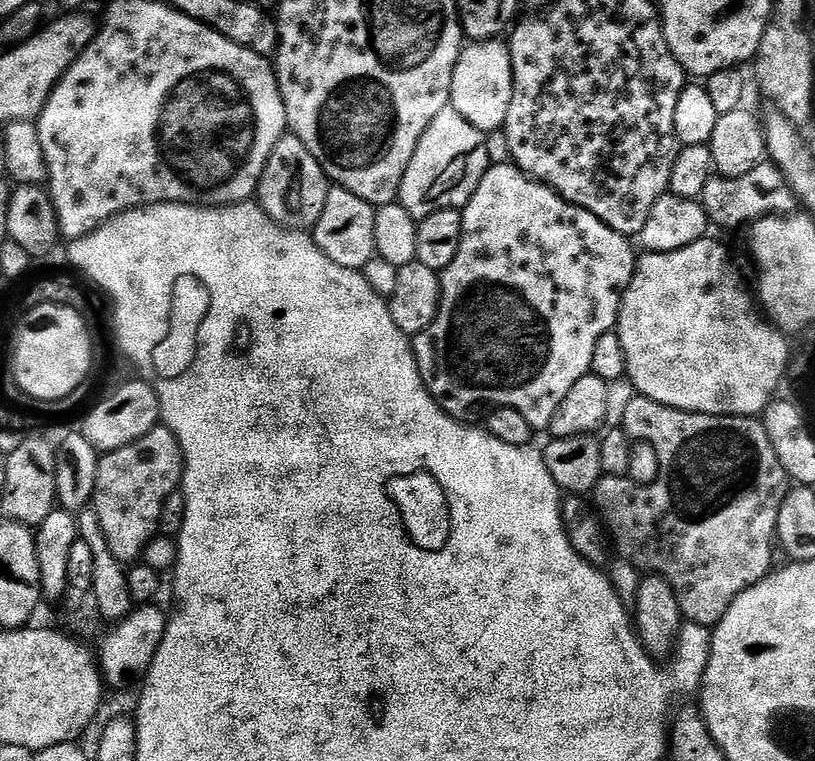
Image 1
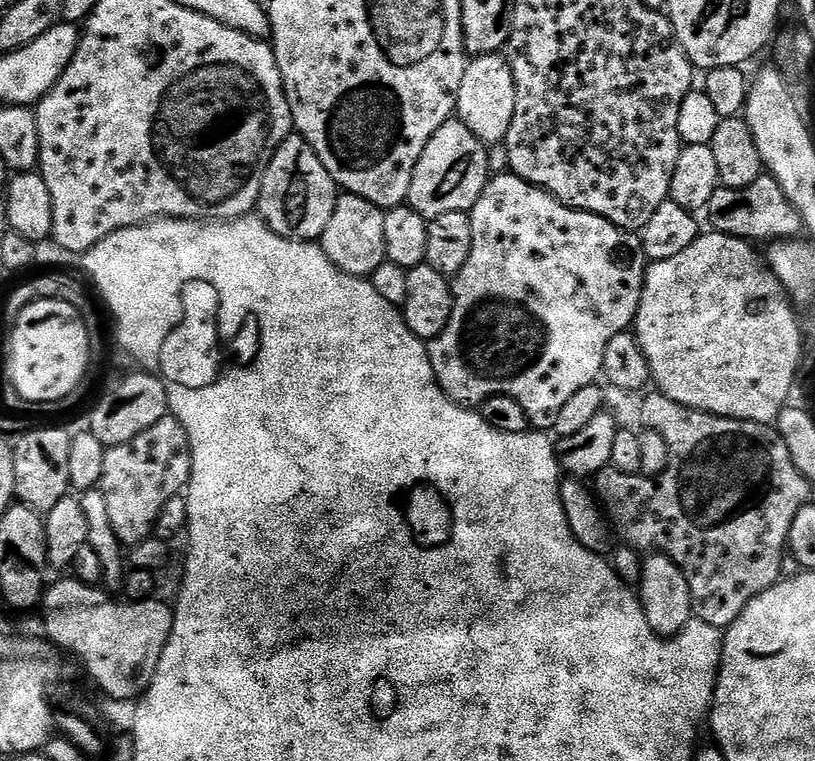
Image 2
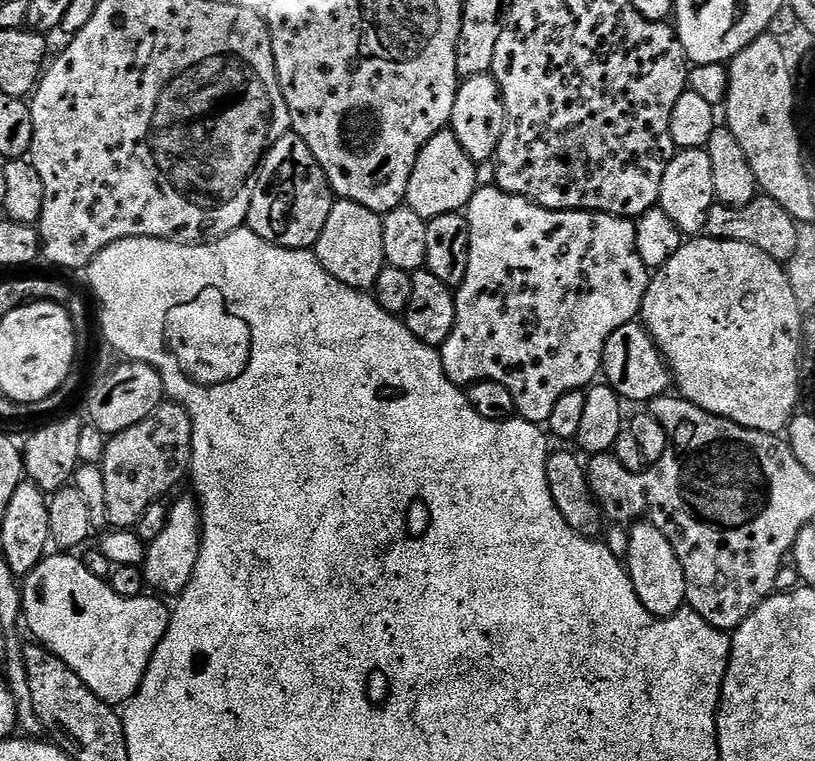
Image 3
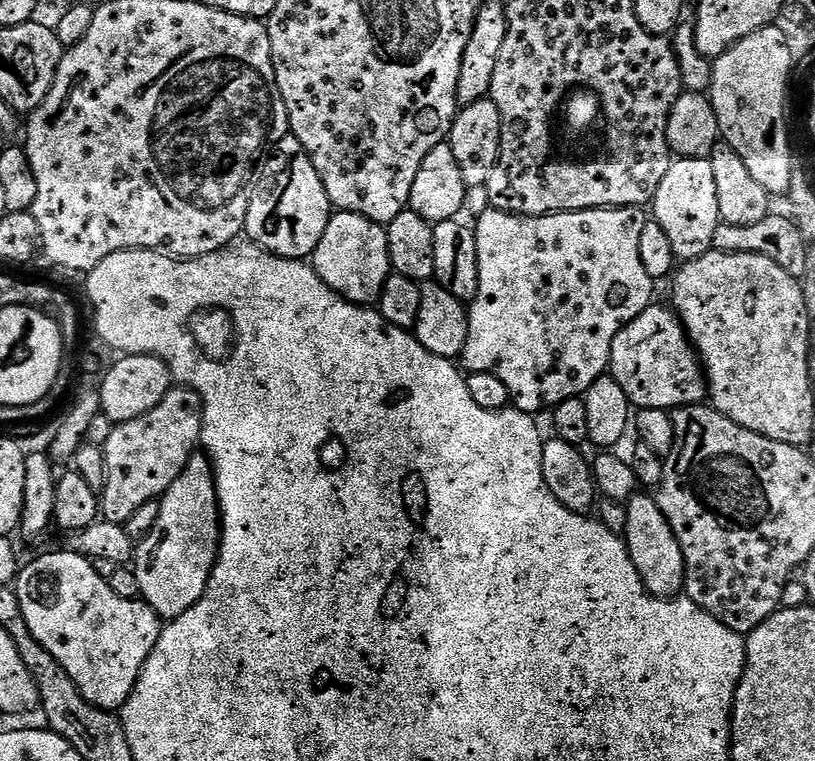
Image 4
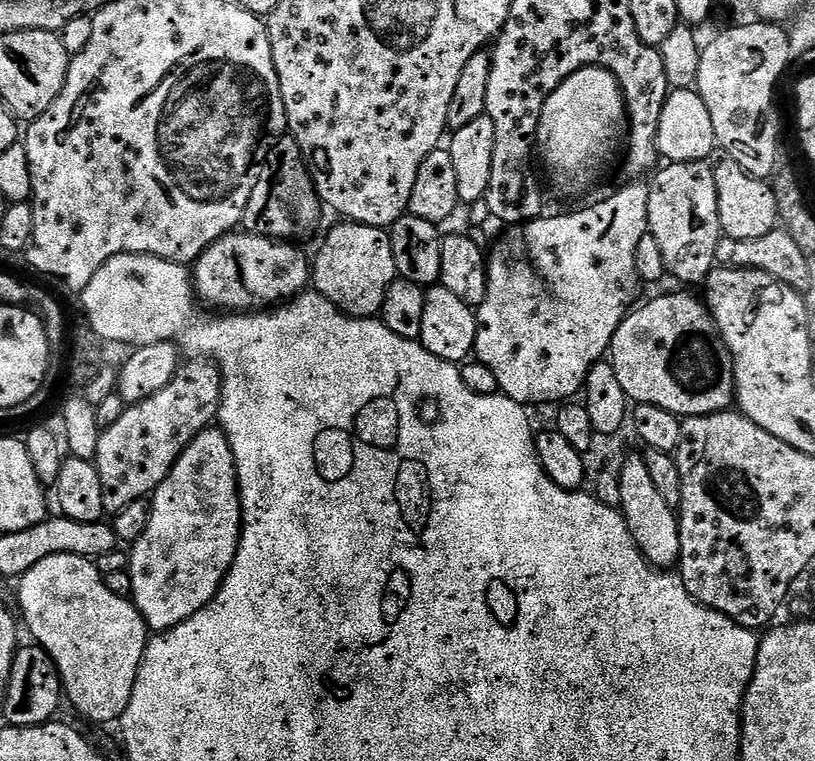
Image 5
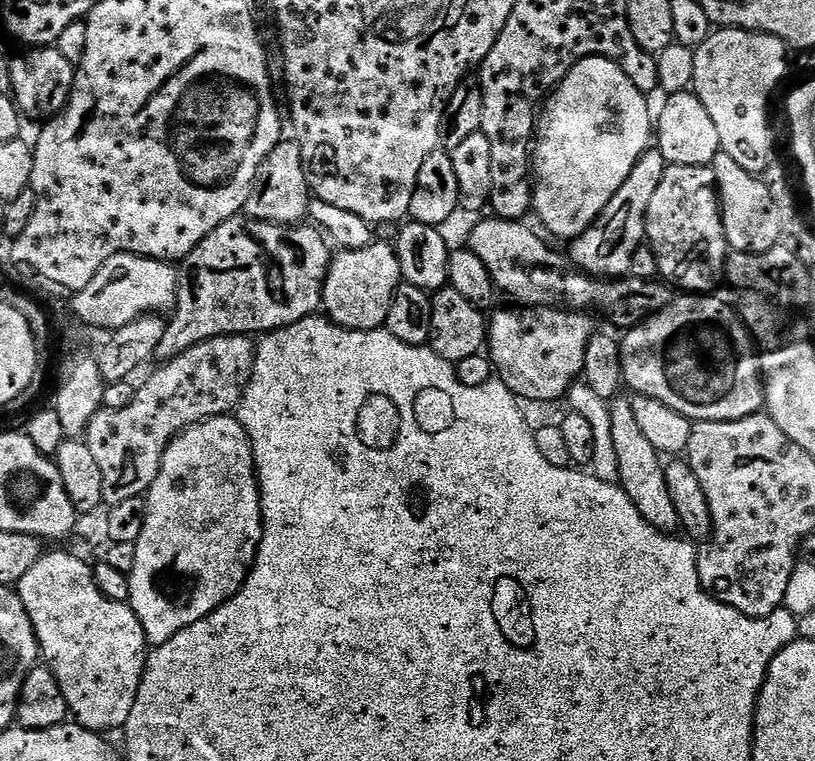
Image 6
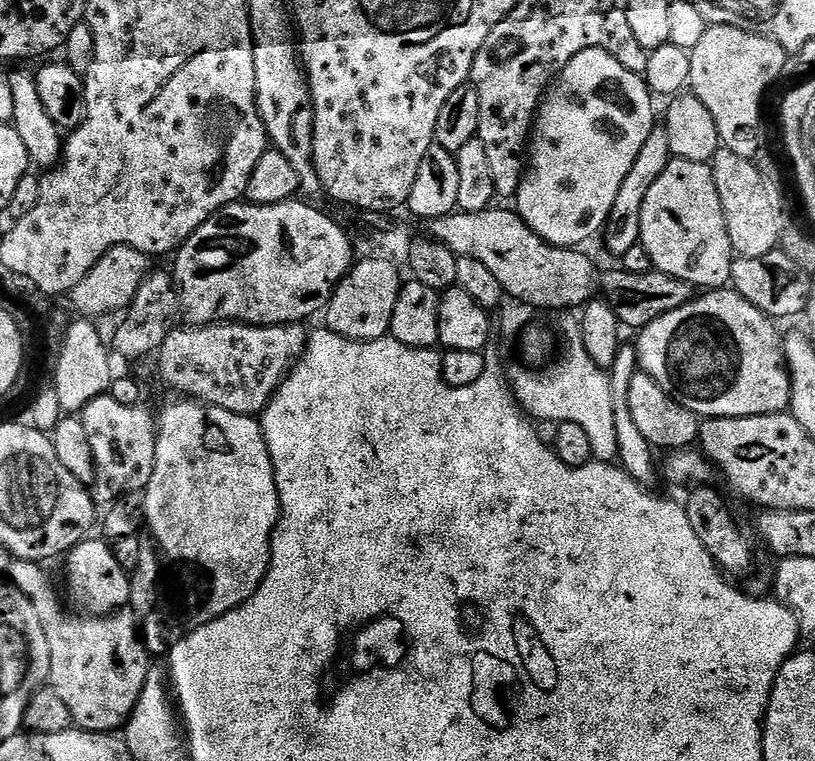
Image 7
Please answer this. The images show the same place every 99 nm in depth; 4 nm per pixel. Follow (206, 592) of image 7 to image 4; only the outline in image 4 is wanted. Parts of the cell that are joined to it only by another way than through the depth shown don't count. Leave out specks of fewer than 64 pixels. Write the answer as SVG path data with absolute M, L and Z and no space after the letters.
M203 454L192 455L186 470L182 470L182 474L174 478L159 501L158 522L154 522L154 530L150 530L148 537L139 541L135 549L134 571L144 603L149 604L160 615L161 621L167 622L186 614L190 606L200 601L220 556L220 503L216 493L216 475L212 472L212 463L208 461L208 457Z

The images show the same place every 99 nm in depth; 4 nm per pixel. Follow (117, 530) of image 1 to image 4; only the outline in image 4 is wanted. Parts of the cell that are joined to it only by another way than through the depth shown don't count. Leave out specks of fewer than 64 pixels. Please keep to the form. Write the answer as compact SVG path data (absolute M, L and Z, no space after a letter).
M183 386L173 387L171 392L146 414L134 418L125 424L115 425L108 440L102 445L106 474L102 489L102 516L103 519L115 524L127 525L130 514L138 510L138 506L146 506L146 502L159 500L167 492L168 487L186 470L190 458L197 451L200 444L200 431L204 428L204 409L200 402L200 395L191 388Z

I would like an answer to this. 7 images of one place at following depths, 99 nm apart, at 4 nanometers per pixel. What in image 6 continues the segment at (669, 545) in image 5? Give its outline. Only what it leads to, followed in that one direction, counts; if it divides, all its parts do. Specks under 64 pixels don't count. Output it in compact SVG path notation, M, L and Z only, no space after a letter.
M620 395L610 404L613 422L615 453L618 454L619 485L638 506L638 514L646 518L660 532L675 533L681 527L678 510L674 510L674 501L670 499L670 486L666 486L666 467L662 453L642 434L638 421L634 419L634 406L627 395Z

